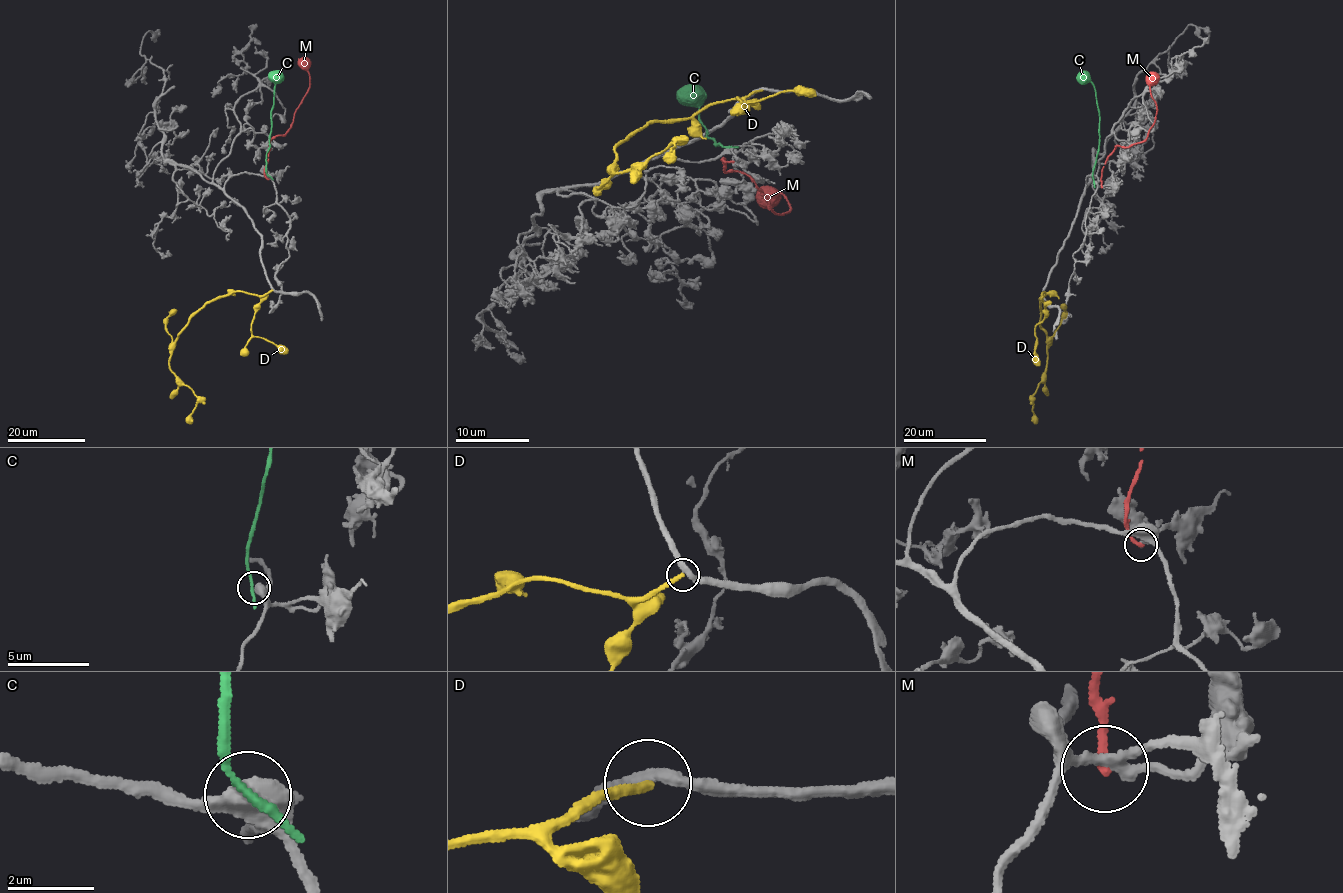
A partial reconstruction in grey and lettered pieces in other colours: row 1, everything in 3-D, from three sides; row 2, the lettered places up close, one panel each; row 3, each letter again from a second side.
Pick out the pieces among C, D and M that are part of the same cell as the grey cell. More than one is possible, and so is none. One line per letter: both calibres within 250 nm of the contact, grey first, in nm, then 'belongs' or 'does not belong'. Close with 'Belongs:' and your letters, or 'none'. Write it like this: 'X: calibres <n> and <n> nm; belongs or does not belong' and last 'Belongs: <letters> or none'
C: calibres 550 and 170 nm; does not belong
D: calibres 300 and 260 nm; does not belong
M: calibres 200 and 220 nm; does not belong
Belongs: none

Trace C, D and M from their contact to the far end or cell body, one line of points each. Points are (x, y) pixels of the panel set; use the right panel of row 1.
C: (1094, 182), (1099, 113), (1093, 82), (1086, 75), (1082, 75)
D: (1042, 297), (1043, 291), (1039, 301), (1040, 318), (1048, 360), (1045, 374), (1032, 398), (1037, 423)
M: (1101, 187), (1108, 155), (1118, 146), (1129, 146), (1146, 138), (1154, 122), (1156, 102), (1150, 87), (1157, 73)

